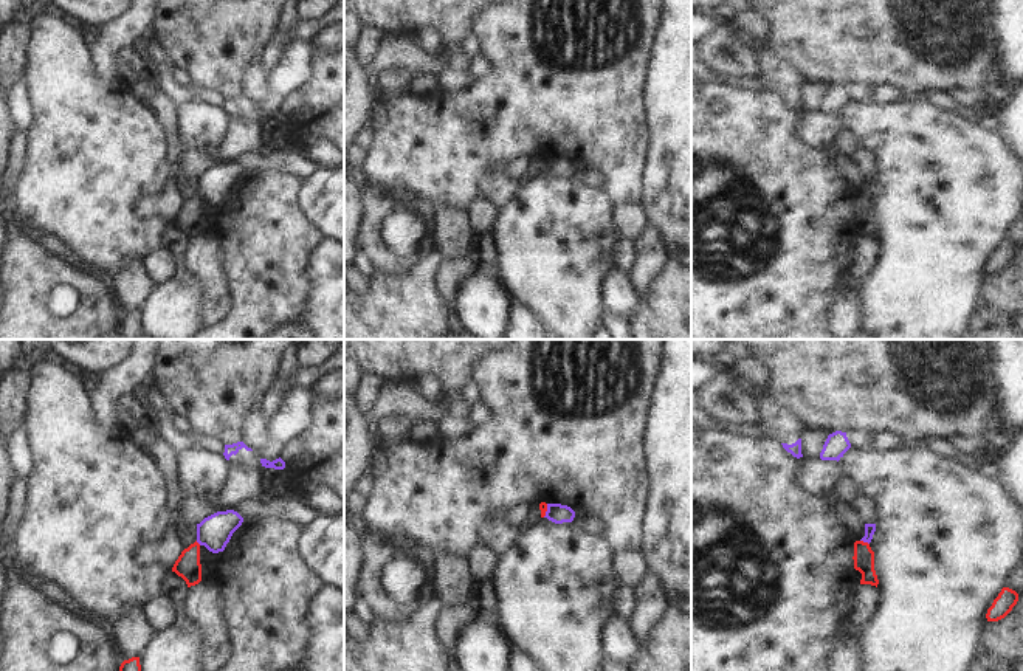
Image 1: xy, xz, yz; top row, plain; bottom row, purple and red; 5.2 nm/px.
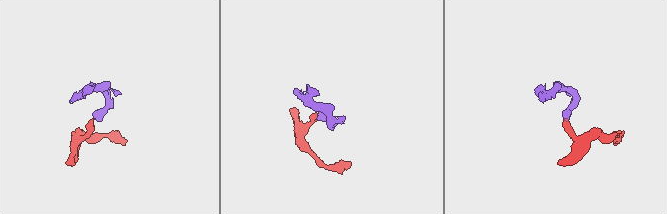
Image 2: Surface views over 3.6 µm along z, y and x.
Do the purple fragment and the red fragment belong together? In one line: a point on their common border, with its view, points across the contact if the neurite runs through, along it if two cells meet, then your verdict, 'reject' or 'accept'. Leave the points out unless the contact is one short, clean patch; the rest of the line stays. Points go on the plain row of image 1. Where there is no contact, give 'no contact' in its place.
contact yz (865, 194); border yz (861, 192), (868, 197); reject

